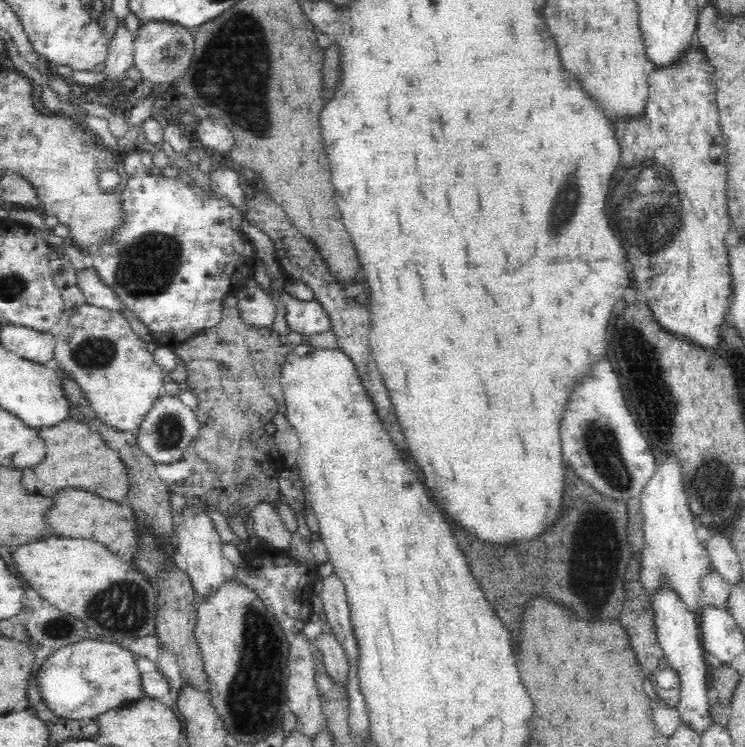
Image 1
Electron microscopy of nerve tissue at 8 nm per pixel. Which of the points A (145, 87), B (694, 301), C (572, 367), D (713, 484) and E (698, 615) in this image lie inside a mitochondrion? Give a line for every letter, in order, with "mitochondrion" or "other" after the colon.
A: other
B: other
C: other
D: mitochondrion
E: other

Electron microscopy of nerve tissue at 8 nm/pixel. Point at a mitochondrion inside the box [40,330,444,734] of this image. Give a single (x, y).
(123, 607)

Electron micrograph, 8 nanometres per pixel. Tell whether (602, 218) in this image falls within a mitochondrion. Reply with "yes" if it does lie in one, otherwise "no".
yes

